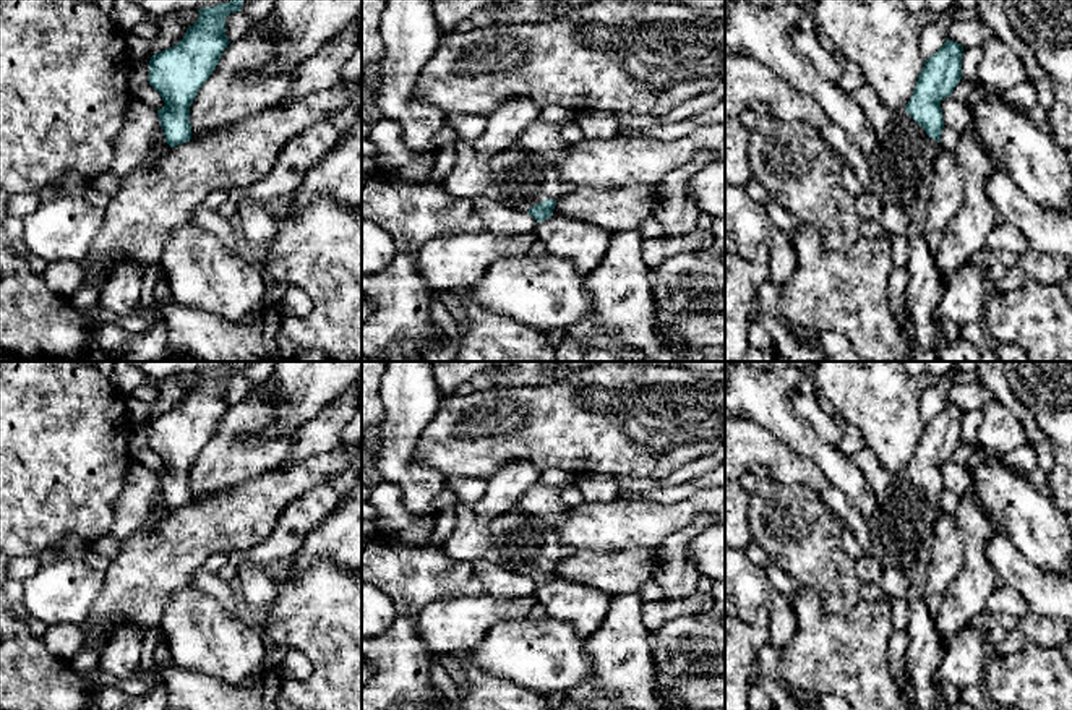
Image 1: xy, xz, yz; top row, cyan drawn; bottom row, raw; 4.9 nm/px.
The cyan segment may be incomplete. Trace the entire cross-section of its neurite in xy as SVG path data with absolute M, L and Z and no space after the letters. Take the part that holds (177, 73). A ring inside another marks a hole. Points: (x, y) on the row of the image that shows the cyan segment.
M232 0L199 8L198 21L187 28L183 39L151 57L148 81L165 102L157 110L165 143L154 146L144 164L191 139L190 105L230 44L225 18L240 11L242 3L243 0Z

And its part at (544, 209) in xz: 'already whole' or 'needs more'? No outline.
needs more

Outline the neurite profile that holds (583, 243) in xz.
M566 216L538 222L535 235L550 254L568 258L584 277L603 261L611 240L611 232Z

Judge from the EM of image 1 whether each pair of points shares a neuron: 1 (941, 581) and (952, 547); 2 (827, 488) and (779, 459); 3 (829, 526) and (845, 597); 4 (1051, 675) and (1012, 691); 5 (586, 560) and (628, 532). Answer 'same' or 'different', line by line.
1: same
2: same
3: same
4: same
5: different

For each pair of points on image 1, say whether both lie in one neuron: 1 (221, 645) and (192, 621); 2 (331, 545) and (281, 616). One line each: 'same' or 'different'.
1: same
2: different

